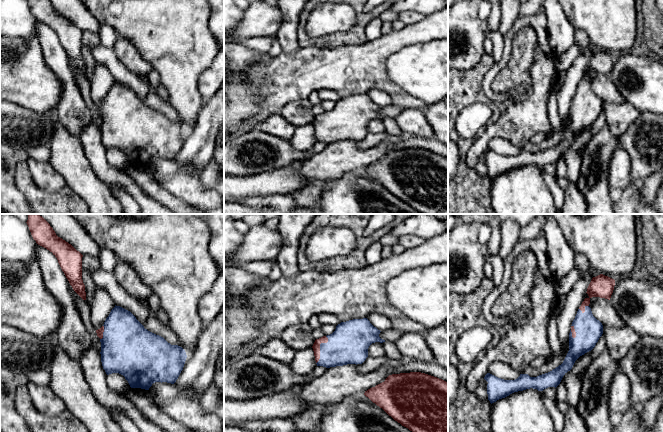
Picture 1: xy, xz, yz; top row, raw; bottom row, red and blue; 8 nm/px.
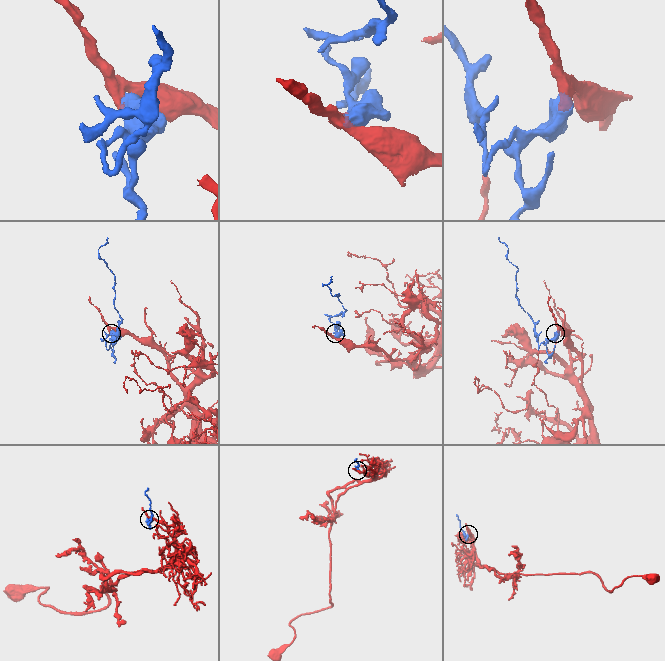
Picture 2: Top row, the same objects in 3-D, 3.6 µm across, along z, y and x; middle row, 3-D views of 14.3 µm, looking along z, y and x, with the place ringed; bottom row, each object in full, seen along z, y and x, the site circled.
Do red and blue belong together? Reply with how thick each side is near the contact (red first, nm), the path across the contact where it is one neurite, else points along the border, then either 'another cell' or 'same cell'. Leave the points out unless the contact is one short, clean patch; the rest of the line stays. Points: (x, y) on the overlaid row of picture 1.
60/320 nm | across xz (316, 346), (319, 348), (341, 348), (348, 344) | same cell

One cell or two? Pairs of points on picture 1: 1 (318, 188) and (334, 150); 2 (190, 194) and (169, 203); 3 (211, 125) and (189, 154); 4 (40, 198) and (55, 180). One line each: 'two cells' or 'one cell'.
1: two cells
2: two cells
3: one cell
4: two cells

